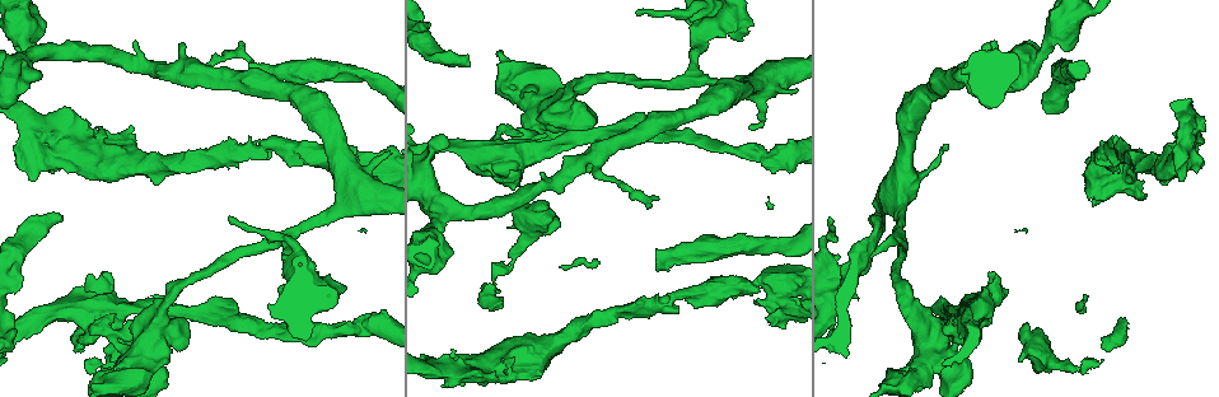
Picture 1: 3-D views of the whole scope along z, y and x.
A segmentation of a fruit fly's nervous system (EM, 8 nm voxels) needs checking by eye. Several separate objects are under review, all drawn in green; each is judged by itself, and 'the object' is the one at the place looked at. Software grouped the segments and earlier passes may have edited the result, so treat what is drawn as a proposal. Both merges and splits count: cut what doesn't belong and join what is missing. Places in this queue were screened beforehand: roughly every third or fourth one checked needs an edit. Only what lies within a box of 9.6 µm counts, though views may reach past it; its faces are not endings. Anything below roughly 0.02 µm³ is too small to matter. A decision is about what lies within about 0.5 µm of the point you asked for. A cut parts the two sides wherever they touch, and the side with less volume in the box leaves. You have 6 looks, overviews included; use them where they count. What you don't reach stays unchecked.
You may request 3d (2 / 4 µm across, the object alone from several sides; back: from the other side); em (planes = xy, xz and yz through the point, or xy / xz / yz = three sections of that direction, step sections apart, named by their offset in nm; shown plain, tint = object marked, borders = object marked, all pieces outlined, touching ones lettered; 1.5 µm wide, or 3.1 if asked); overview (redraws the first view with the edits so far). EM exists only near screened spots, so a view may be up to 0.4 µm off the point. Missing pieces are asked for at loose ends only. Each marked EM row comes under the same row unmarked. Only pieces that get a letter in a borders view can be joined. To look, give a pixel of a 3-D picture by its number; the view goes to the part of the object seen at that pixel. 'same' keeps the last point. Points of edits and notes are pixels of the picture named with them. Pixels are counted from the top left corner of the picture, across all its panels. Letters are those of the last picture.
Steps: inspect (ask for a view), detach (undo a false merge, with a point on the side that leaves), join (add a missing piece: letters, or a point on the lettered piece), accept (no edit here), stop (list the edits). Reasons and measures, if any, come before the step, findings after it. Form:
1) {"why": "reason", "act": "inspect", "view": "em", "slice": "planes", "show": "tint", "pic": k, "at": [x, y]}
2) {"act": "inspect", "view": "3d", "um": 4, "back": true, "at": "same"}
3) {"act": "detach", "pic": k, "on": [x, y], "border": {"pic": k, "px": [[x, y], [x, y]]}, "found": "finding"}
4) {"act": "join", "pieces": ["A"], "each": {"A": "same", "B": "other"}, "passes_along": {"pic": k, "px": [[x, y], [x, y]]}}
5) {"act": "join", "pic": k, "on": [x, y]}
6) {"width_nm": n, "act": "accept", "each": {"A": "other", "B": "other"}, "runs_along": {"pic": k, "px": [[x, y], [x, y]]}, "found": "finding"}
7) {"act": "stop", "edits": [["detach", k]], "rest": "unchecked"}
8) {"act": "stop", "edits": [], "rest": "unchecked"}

{"why": "thick end", "act": "inspect", "view": "em", "slice": "planes", "show": "borders", "pic": 1, "at": [476, 371]}

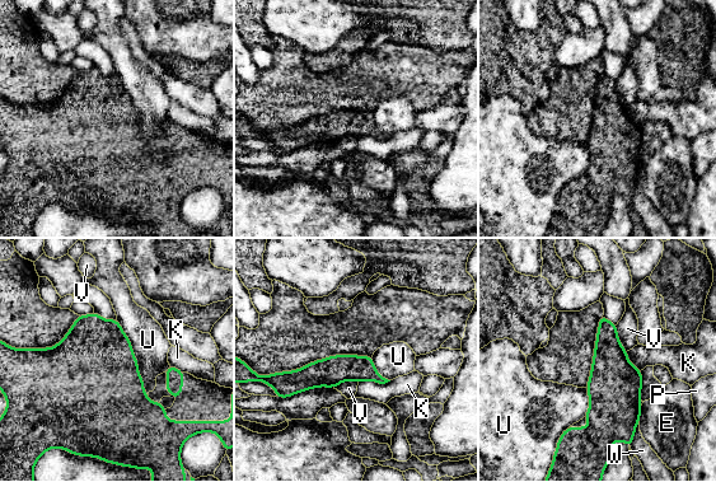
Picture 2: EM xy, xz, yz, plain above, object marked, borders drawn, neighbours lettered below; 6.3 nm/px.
{"act": "accept", "each": {"E": "other", "K": "other", "P": "other", "U": "other", "V": "other", "W": "other"}, "runs_along": {"pic": 2, "px": [[284, 378], [368, 371], [382, 380]]}, "found": "none of them fits"}

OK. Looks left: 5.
{"why": "sudden change in width", "act": "inspect", "view": "3d", "um": 4, "pic": 1, "at": [953, 347]}

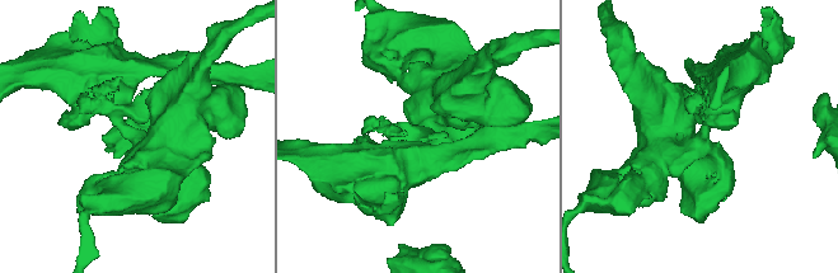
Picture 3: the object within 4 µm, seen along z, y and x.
{"why": "need the tissue", "act": "inspect", "view": "em", "slice": "planes", "show": "tint", "pic": 3, "at": [130, 133]}

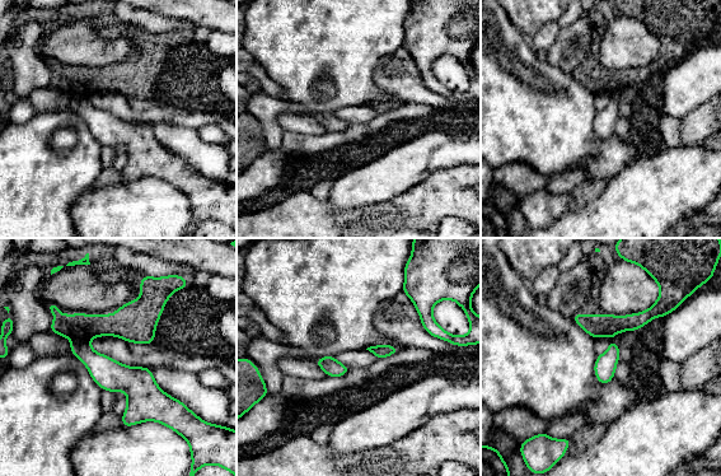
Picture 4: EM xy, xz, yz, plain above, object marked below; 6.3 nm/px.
{"act": "inspect", "view": "em", "slice": "planes", "show": "borders", "at": "same"}

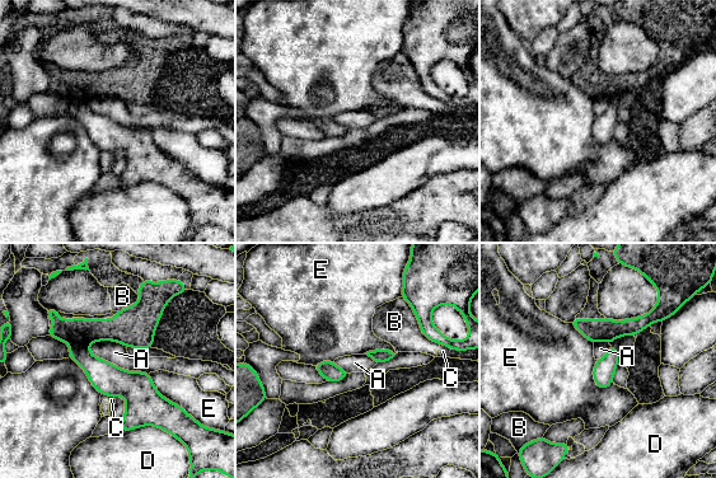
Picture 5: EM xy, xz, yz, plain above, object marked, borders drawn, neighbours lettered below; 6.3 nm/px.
{"longest_contact_nm": ["E", 400], "act": "detach", "pic": 5, "on": [73, 331], "each": {"A": "other", "B": "other", "C": "other", "D": "other", "E": "other"}, "found": "a second neuron is stuck on"}

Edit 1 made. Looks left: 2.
{"act": "stop", "edits": [["detach", 5]], "rest": "unchecked"}

